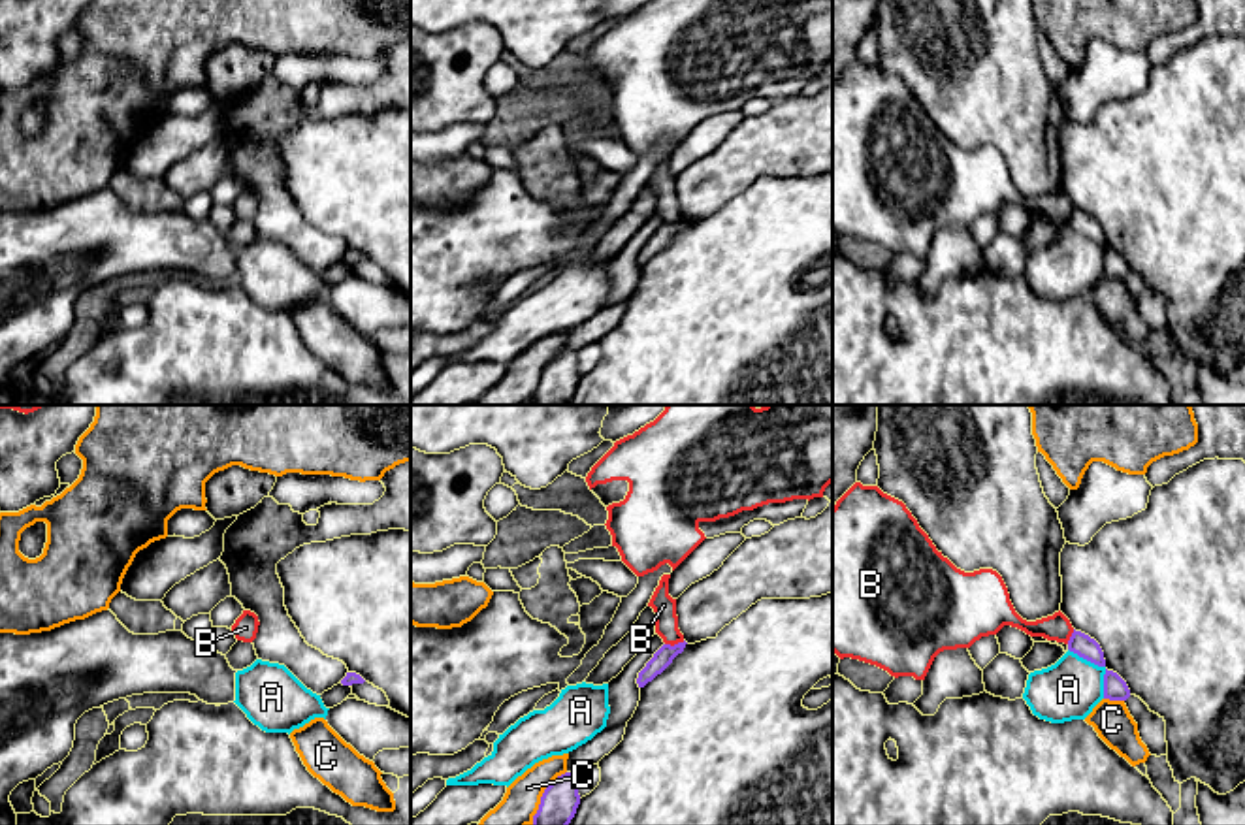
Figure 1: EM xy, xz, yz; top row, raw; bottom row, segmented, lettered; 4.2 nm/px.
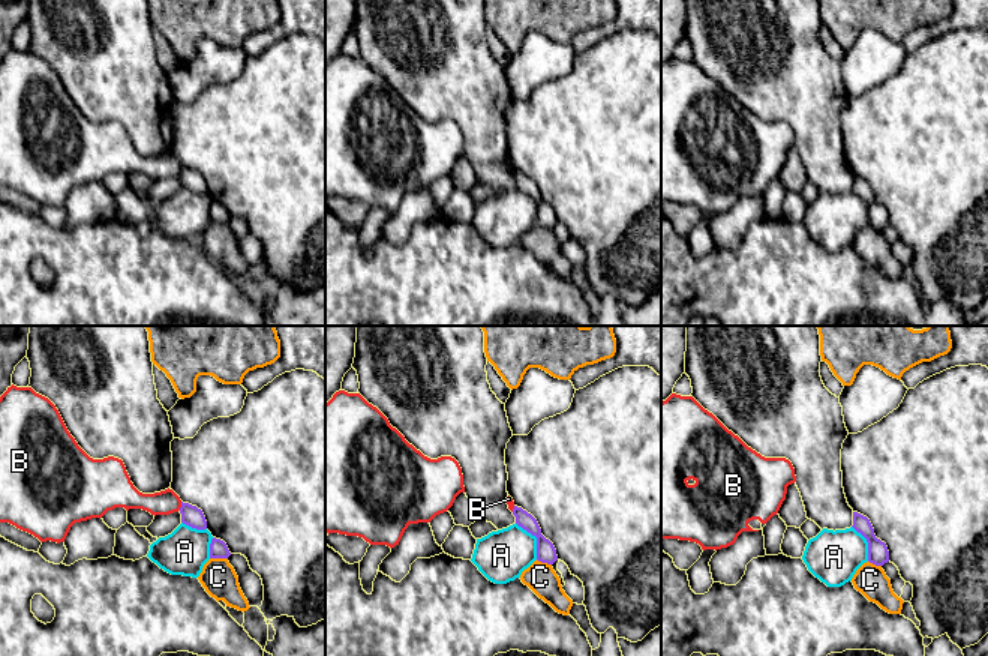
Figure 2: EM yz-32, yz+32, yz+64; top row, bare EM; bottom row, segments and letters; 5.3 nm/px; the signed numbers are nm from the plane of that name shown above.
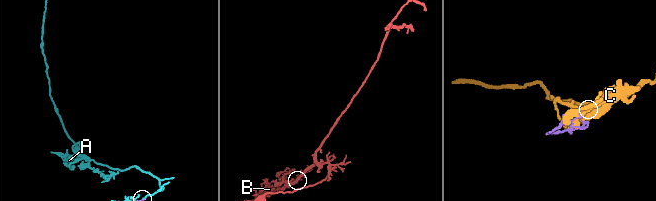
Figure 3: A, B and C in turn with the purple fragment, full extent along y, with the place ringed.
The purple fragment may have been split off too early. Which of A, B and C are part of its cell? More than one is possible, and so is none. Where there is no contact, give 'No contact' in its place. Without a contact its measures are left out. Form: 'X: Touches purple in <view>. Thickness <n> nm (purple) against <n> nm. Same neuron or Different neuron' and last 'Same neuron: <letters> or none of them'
A: Touches purple in yz. Thickness 90 nm (purple) against 260 nm. Different neuron
B: Touches purple in xz. Thickness 80 nm (purple) against 100 nm. Different neuron
C: Touches purple in xz. Thickness 160 nm (purple) against 180 nm. Different neuron
Same neuron: none of them

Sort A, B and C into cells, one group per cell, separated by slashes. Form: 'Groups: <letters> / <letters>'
Groups: A / B / C

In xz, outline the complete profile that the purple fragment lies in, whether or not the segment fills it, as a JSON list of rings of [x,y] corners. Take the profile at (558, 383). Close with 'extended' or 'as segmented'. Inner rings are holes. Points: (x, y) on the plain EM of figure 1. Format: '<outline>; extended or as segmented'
[[[574,350],[558,354],[542,371],[533,405],[567,405],[580,382]]]; as segmented

